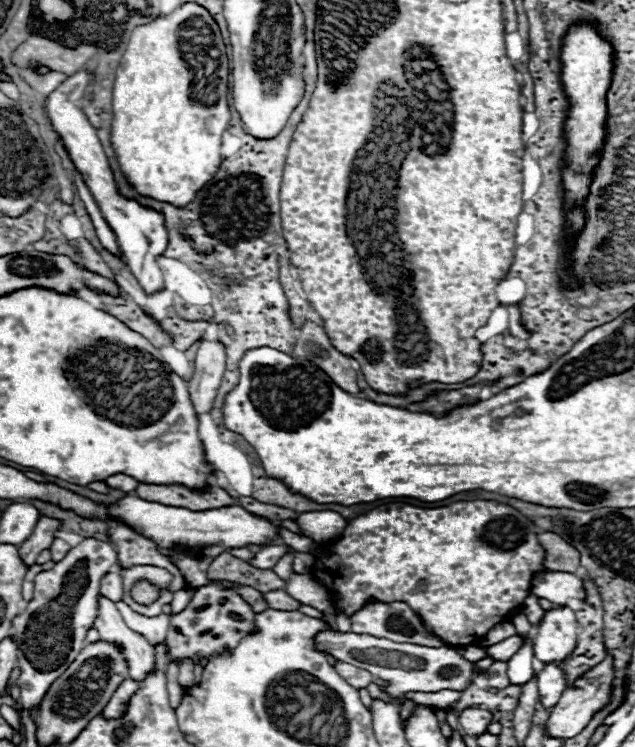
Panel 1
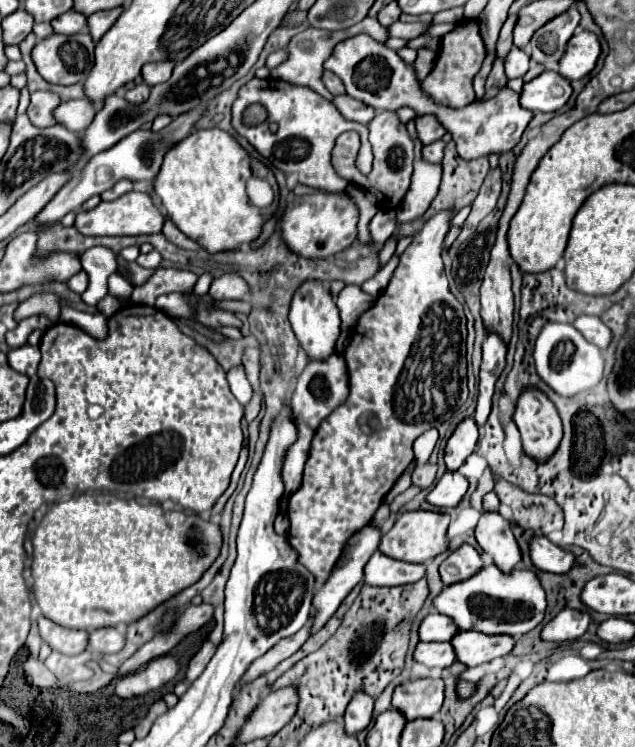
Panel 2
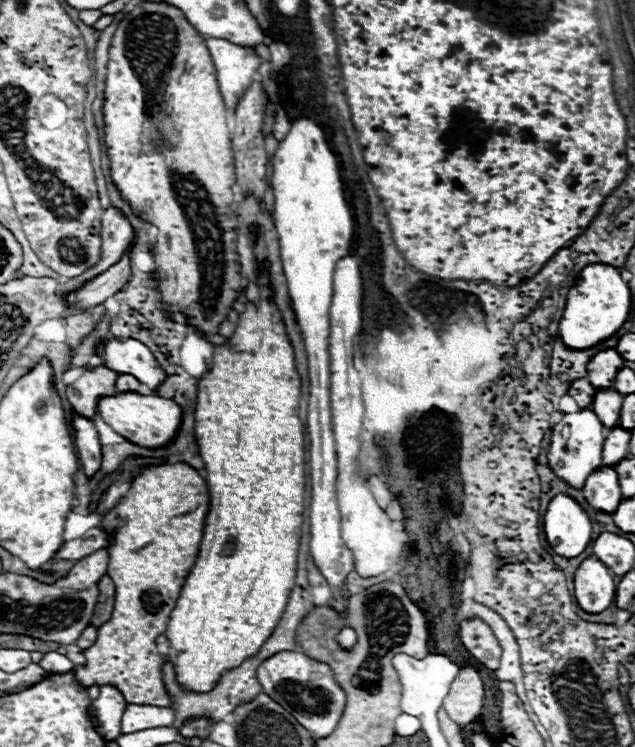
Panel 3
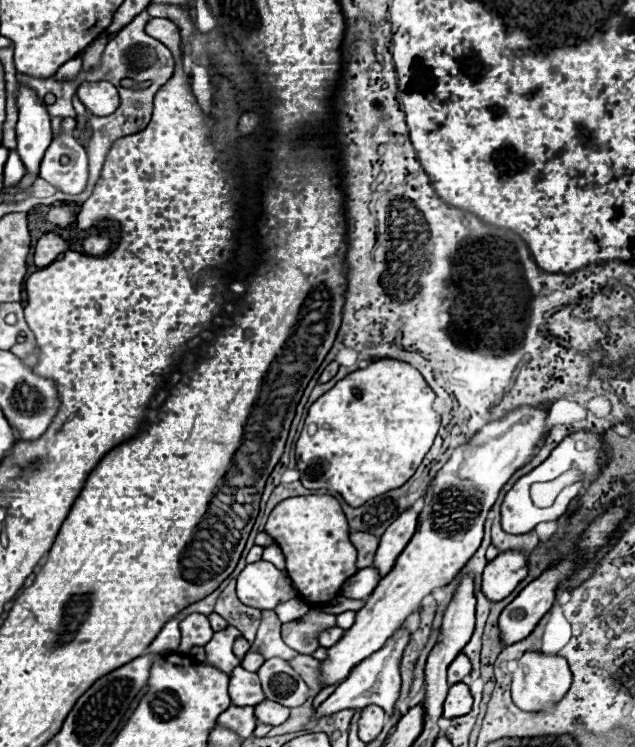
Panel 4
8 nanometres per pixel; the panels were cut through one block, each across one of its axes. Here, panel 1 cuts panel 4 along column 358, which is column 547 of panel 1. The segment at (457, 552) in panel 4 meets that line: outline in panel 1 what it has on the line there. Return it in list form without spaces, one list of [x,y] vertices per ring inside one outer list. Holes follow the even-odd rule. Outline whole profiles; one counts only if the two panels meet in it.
[[[568,606],[546,610],[536,626],[534,656],[544,664],[566,660],[576,646],[576,626],[576,616]]]

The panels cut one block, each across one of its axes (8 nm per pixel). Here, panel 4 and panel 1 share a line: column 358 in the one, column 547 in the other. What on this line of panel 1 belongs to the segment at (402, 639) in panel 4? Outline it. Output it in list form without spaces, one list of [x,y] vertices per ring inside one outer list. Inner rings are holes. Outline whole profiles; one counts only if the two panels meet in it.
[[[546,664],[538,674],[538,692],[544,708],[552,708],[566,688],[566,672],[562,664]]]

